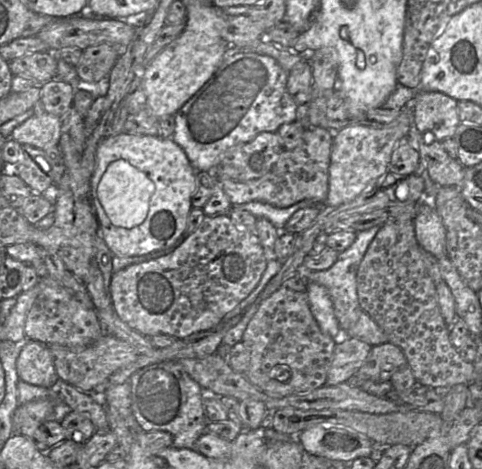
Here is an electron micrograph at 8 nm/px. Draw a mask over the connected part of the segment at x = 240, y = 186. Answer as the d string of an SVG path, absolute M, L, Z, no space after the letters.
M306 126L301 143L293 150L284 150L272 169L261 178L246 182L216 178L216 183L219 183L222 187L232 205L242 205L251 201L259 201L277 208L287 208L302 200L325 203L328 196L329 165L333 136L333 131L318 126Z

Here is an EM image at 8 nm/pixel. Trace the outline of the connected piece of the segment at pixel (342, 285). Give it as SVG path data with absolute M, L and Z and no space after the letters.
M374 226L368 230L358 232L353 244L339 253L336 262L329 269L324 271L301 271L307 282L317 283L328 291L334 307L335 316L340 326L341 335L346 335L347 331L354 326L363 311L358 301L357 273L368 247L380 227Z

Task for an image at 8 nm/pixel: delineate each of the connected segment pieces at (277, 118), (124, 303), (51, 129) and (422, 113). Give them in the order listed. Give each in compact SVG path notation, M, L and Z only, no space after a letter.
M236 52L232 55L225 56L224 60L209 80L173 115L175 129L171 139L181 147L197 172L213 171L220 162L222 155L231 147L240 143L249 142L263 132L277 132L283 124L292 123L299 119L301 107L294 101L287 91L288 73L289 72L284 70L275 59L267 55L260 55L252 52Z
M228 214L205 215L200 225L171 253L114 272L112 308L140 334L185 338L216 326L259 283L268 254L256 233L236 225Z
M44 113L42 116L33 115L17 126L10 138L19 144L28 144L45 151L58 145L61 134L62 118Z
M416 91L410 109L413 130L433 140L453 138L461 123L458 101L441 92Z

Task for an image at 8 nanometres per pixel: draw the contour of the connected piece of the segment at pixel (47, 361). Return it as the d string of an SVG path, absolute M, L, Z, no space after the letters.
M27 338L17 358L17 373L21 381L45 388L59 380L47 345Z

